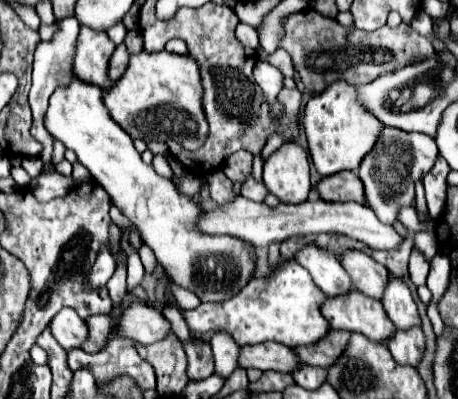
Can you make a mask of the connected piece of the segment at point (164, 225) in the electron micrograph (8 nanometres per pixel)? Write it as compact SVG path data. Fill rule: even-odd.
M73 78L69 86L59 86L49 98L45 128L49 130L49 134L53 134L53 138L61 140L65 148L73 150L79 162L89 170L89 174L105 188L111 204L117 206L129 218L131 226L141 232L143 242L155 252L157 262L173 284L195 292L201 302L223 302L229 300L233 292L237 294L253 278L253 270L247 268L251 268L251 262L255 264L257 260L255 248L237 240L235 236L205 236L205 232L197 232L197 214L201 214L201 206L195 204L191 196L181 194L173 180L157 176L157 172L141 160L141 154L135 150L131 136L109 116L103 104L103 90L99 86L83 84L77 78Z

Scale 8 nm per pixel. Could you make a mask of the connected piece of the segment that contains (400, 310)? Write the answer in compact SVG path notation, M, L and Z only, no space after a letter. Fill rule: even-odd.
M391 276L381 302L385 306L387 316L391 318L391 322L399 330L413 328L413 326L421 326L421 318L419 318L419 312L417 312L417 304L413 302L413 296L411 296L411 292L409 292L409 288L405 286L403 280Z

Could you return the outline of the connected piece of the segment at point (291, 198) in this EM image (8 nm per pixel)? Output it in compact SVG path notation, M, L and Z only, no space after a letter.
M297 142L283 144L265 162L263 184L283 204L305 202L311 190L307 150Z

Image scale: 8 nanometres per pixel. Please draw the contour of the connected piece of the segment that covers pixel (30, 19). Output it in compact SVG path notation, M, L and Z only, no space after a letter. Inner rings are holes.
M17 8L17 14L19 14L19 18L29 26L29 28L33 28L33 30L39 30L39 24L41 24L41 20L39 20L39 16L37 16L37 12L35 12L35 8Z

